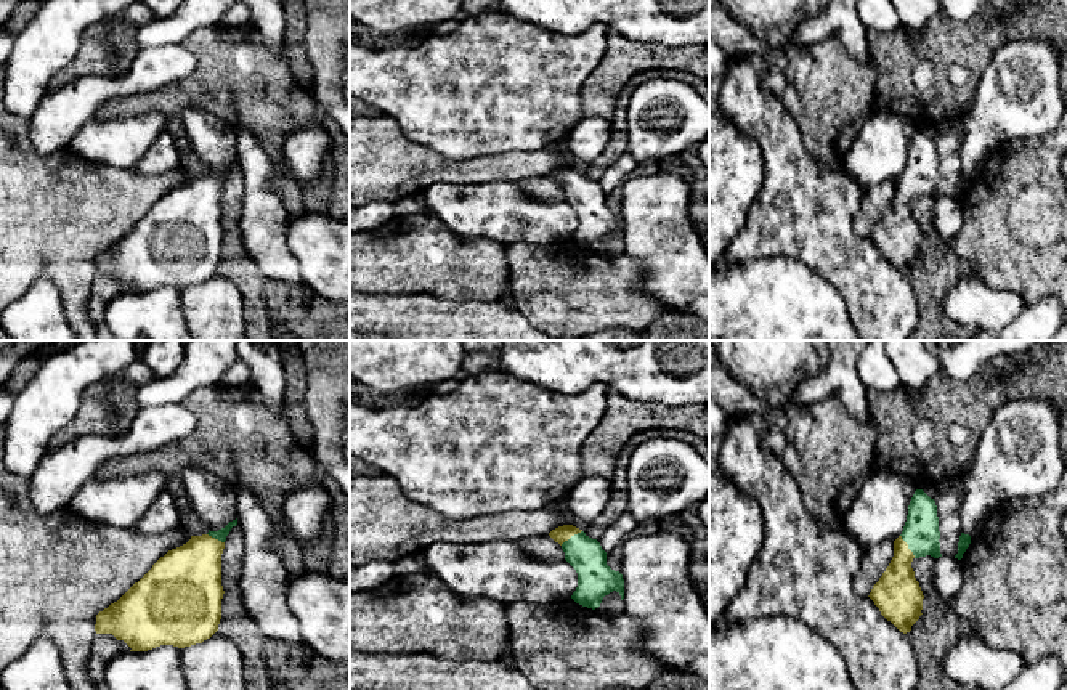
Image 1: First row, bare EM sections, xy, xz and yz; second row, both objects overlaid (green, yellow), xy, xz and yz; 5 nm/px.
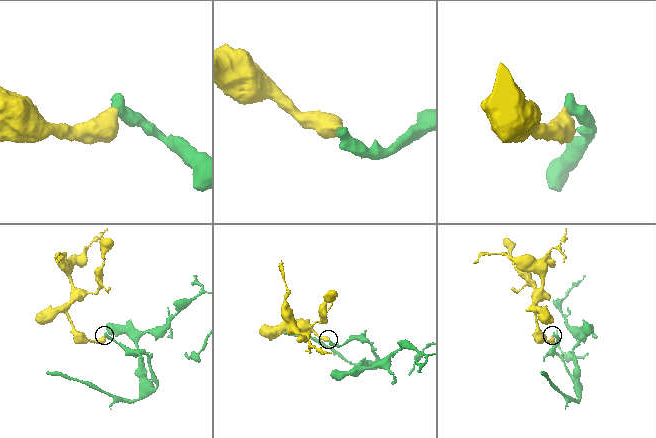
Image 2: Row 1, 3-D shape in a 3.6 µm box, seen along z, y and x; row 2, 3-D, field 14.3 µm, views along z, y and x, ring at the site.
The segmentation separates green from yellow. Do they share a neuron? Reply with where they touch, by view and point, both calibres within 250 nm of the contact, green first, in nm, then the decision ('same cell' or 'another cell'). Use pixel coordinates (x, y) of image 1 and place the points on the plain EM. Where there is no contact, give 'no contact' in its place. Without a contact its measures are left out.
yz (908, 186) | 180/240 nm | same cell

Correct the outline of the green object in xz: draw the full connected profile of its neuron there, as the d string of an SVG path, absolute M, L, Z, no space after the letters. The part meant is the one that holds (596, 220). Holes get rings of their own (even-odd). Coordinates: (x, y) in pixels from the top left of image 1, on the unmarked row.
M573 165L558 167L549 177L562 186L565 201L578 213L578 228L571 236L576 244L595 250L613 231L624 239L623 215L607 205L607 193L597 180Z

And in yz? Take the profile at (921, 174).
M916 130L902 175L894 181L894 197L870 233L881 255L907 274L923 255L923 231L915 218L911 202L940 194L940 172L935 141Z

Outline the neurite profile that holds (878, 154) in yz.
M902 106L871 111L842 164L862 185L863 196L873 186L895 181L902 175L915 132Z

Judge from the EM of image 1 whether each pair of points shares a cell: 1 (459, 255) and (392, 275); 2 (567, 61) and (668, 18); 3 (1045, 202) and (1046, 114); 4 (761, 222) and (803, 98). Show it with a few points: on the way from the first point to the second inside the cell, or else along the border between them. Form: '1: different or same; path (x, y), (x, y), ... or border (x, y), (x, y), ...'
1: same; path (443, 259), (408, 259)
2: different; border (608, 28), (592, 24), (572, 36)
3: different; border (1050, 132), (1024, 140)
4: different; border (778, 98), (795, 121), (809, 154)

